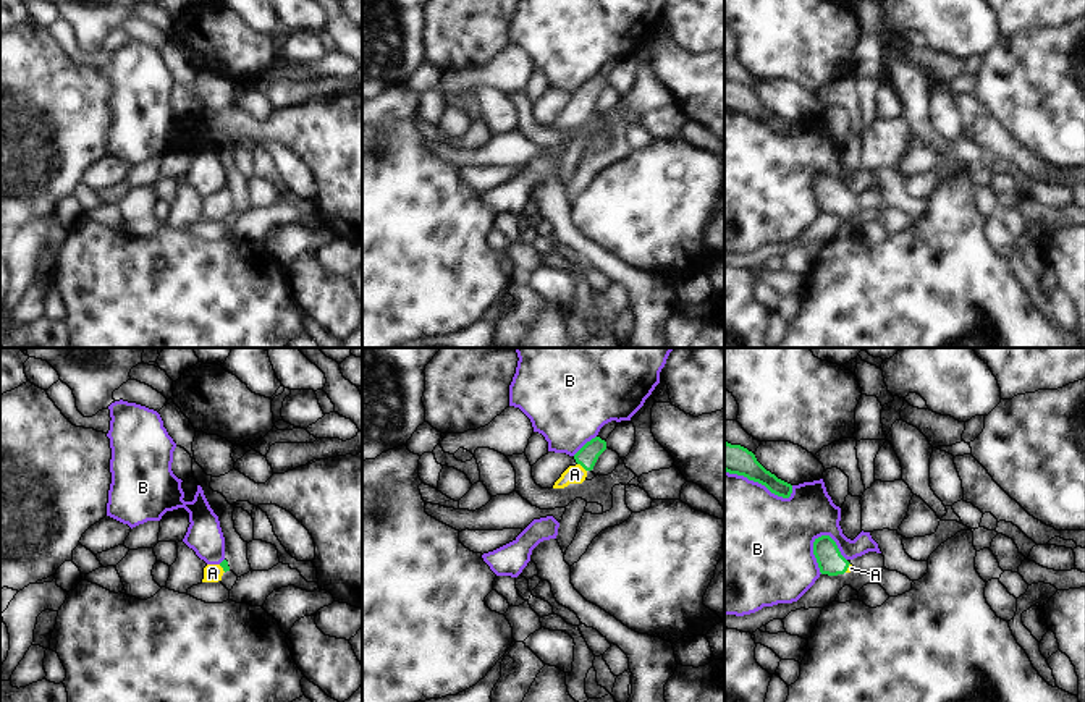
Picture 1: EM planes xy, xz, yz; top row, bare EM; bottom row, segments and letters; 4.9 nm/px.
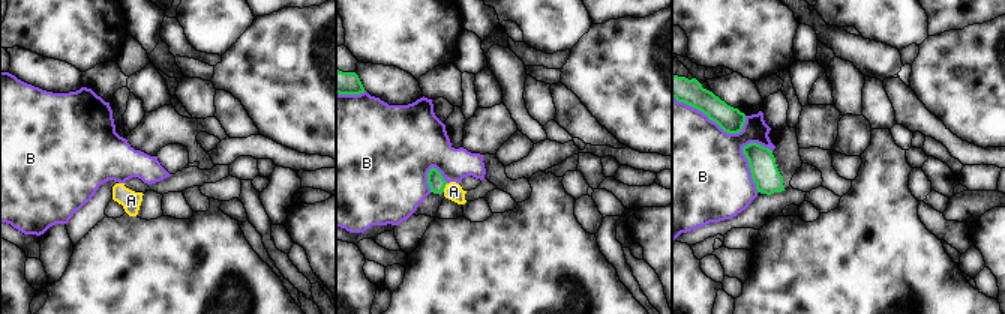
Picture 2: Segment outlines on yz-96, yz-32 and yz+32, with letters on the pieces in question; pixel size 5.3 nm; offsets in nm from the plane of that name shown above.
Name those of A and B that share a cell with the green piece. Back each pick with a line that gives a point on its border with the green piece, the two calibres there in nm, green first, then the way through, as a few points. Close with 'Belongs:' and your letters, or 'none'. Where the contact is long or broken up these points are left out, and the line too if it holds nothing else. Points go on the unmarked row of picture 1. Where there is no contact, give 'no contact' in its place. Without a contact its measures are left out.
A: contact xz (582, 104); calibres 100 and 100 nm; way xz (587, 93), (582, 104), (574, 112)
Belongs: A

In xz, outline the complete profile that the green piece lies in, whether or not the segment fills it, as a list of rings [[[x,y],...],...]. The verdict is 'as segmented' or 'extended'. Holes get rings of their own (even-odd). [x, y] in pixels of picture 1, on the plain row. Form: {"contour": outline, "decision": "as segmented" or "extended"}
{"contour": [[[600,74],[587,79],[576,92],[576,104],[569,104],[555,120],[553,126],[564,126],[569,121],[582,121],[587,110],[593,107],[598,94],[606,87],[606,79]]], "decision": "extended"}

